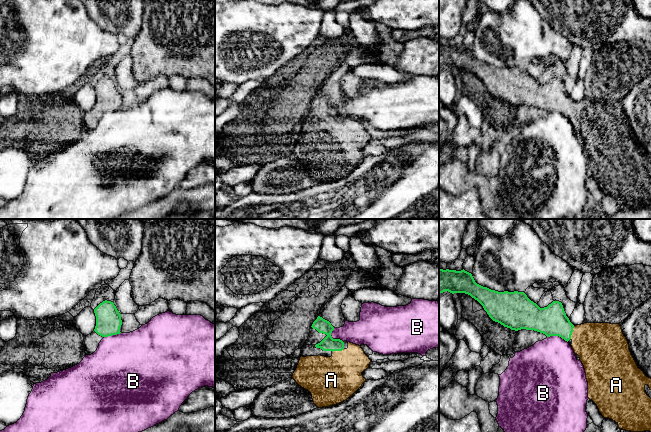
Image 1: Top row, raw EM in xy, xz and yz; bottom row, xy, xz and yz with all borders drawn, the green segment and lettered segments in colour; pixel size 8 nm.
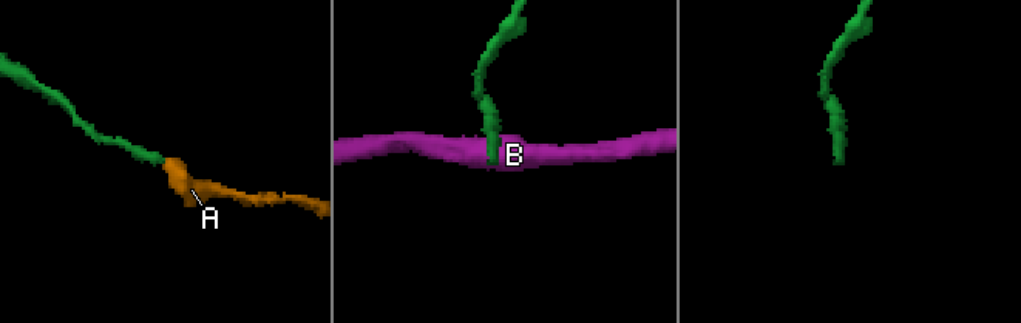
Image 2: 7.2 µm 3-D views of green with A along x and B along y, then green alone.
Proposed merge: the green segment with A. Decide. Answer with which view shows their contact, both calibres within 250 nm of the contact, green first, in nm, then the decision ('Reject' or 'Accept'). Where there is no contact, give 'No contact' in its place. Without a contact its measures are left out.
Touches green in yz. Thickness 240 nm (green) against 360 nm. Accept

